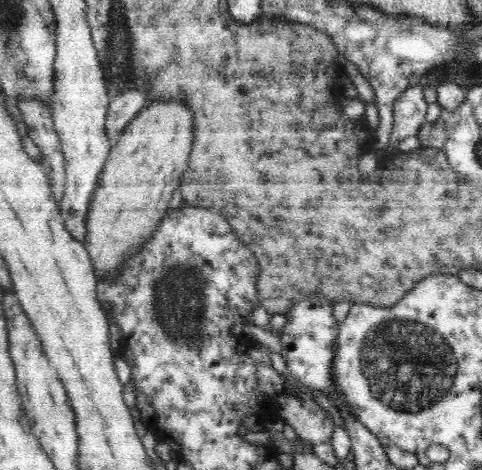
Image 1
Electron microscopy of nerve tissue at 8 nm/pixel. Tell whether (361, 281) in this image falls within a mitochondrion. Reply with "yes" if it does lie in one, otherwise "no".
no

